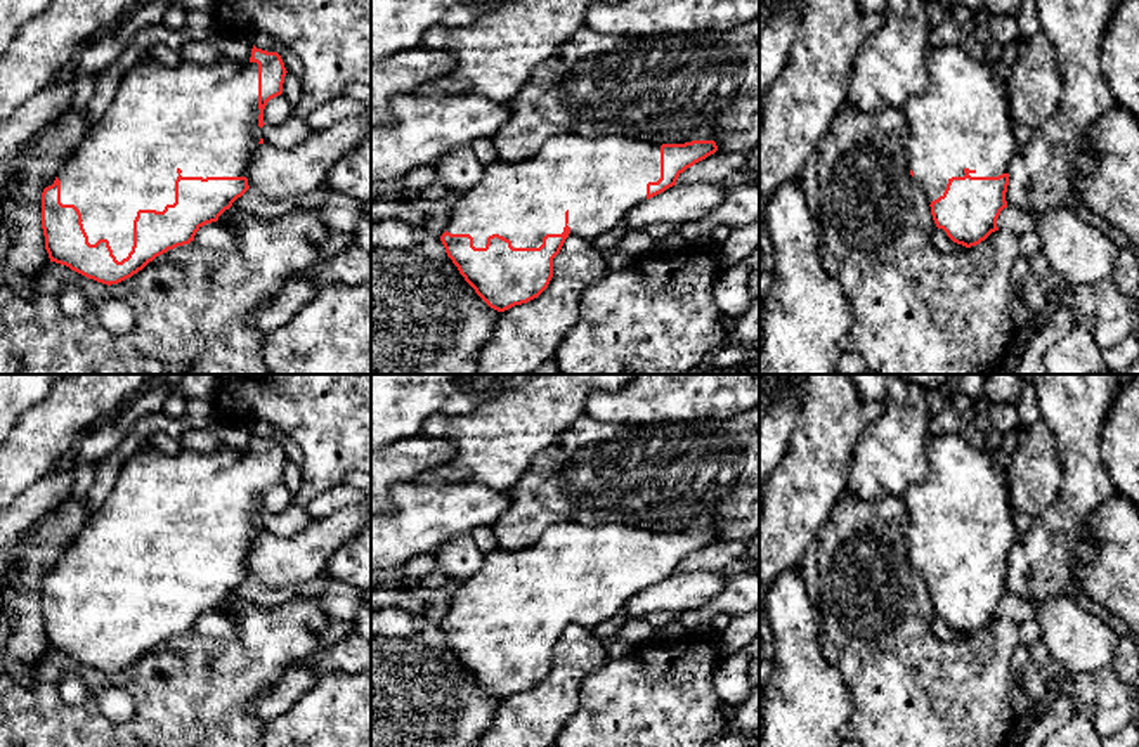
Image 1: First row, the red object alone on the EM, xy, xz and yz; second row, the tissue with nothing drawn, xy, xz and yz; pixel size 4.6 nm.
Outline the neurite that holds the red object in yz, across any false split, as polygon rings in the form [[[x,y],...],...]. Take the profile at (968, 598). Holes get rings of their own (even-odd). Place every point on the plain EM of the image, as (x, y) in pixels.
[[[929,433],[927,461],[926,480],[903,494],[907,553],[927,582],[936,615],[954,631],[971,636],[999,619],[997,607],[1007,596],[1016,525],[1006,470],[988,451],[973,447],[957,433]]]

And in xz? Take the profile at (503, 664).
[[[550,525],[525,549],[487,553],[477,574],[451,593],[440,629],[465,669],[494,698],[537,686],[553,666],[553,646],[567,626],[593,627],[609,620],[640,591],[676,574],[678,565],[714,542],[714,529],[652,532],[629,525]]]

